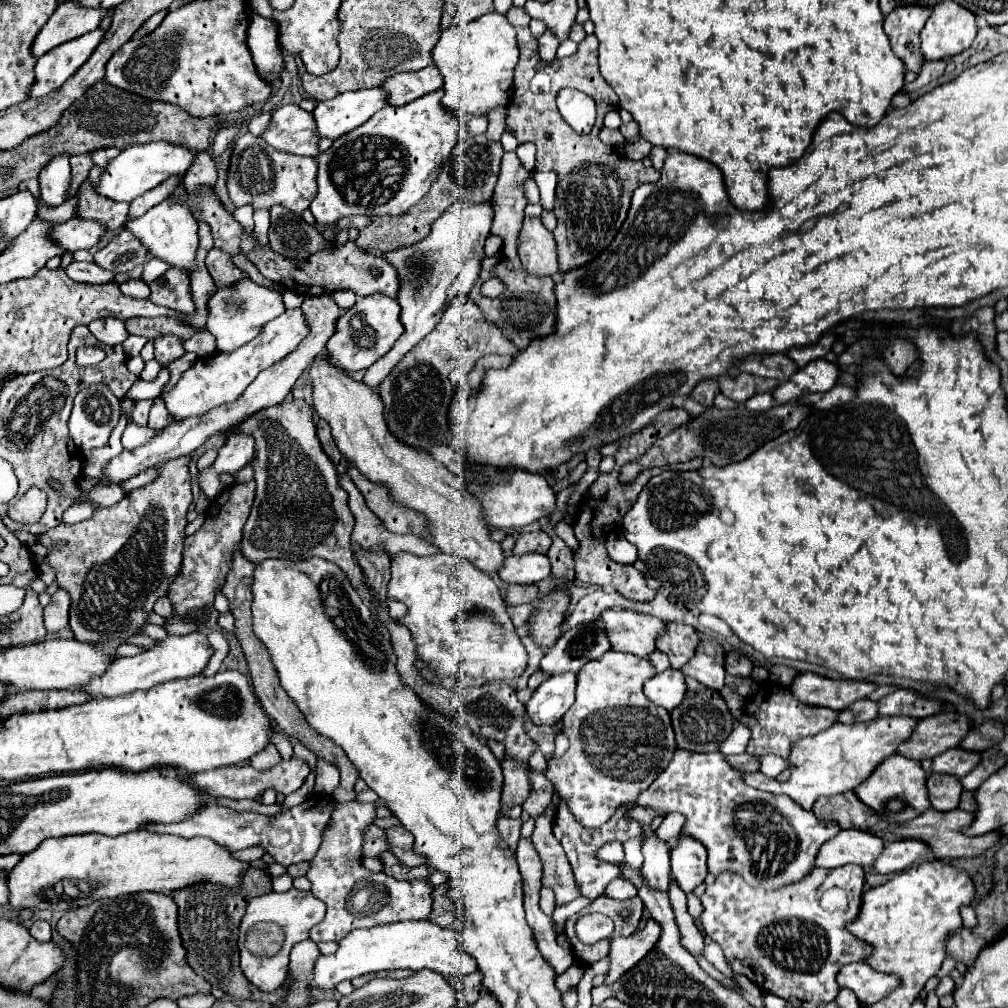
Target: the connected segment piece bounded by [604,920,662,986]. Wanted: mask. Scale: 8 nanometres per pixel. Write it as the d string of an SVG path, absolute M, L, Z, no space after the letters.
M648 920L648 924L644 926L644 930L640 930L638 934L632 934L628 938L610 938L610 968L606 972L606 980L604 984L610 986L614 984L614 980L618 980L624 972L628 972L636 962L640 962L656 944L656 940L660 938L660 926L654 920Z

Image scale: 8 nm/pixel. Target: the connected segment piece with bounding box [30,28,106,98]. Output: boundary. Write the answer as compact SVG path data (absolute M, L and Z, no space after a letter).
M96 28L86 36L60 44L44 54L34 66L34 84L30 86L30 98L44 98L58 90L94 52L104 38L106 30Z

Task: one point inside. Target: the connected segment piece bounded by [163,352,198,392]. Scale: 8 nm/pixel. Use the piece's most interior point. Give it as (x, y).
(177, 367)

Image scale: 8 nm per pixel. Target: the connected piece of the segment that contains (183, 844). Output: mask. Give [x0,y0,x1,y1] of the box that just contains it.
[8,830,248,910]

